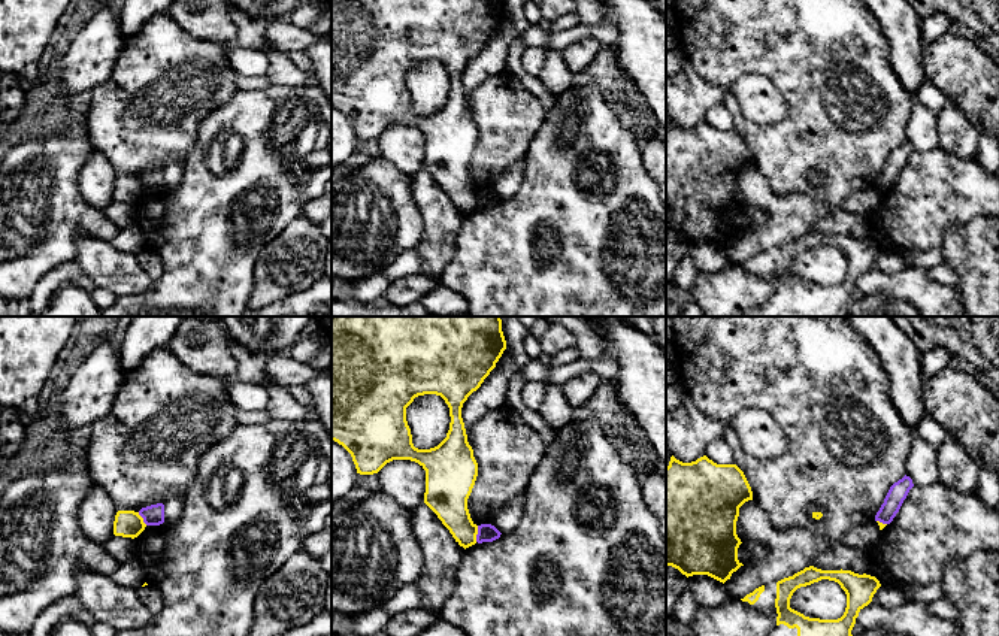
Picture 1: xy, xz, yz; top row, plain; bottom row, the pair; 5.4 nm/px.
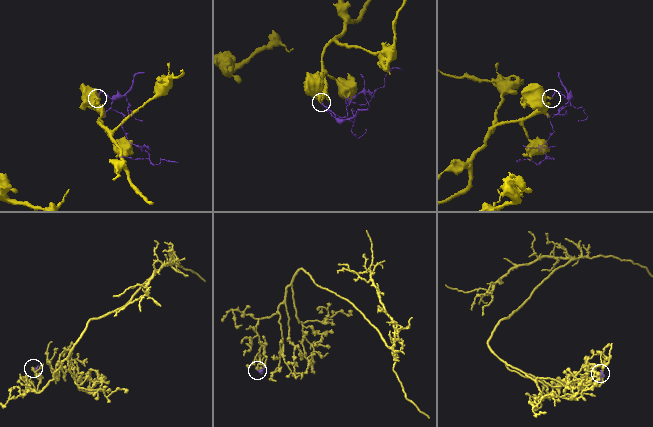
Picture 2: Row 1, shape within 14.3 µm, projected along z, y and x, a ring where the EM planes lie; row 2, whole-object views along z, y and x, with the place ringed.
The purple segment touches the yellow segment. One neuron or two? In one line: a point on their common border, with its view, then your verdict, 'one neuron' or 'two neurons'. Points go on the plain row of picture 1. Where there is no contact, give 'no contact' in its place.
meets purple in xz at (478, 199); two neurons

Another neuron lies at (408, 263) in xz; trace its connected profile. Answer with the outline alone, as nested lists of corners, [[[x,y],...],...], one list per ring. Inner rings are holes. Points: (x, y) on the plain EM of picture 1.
[[[414,248],[400,254],[399,258],[391,266],[385,267],[381,273],[393,282],[399,278],[420,273],[420,266],[421,258],[418,251]]]

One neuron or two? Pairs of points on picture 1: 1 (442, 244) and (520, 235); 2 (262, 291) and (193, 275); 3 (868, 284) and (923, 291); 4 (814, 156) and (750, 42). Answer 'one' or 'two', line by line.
1: two
2: two
3: one
4: one

